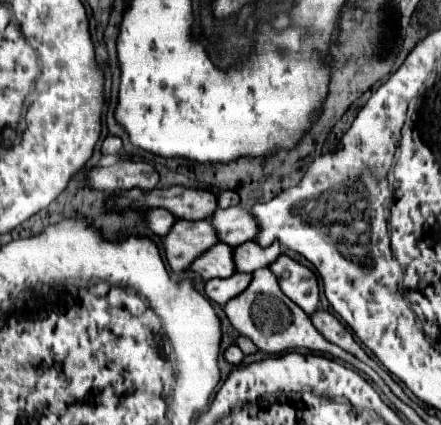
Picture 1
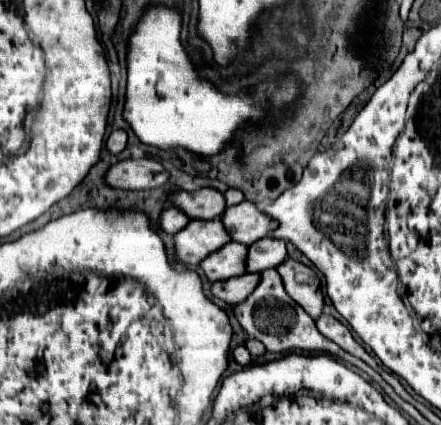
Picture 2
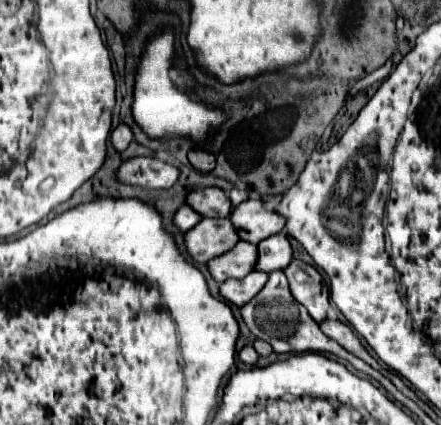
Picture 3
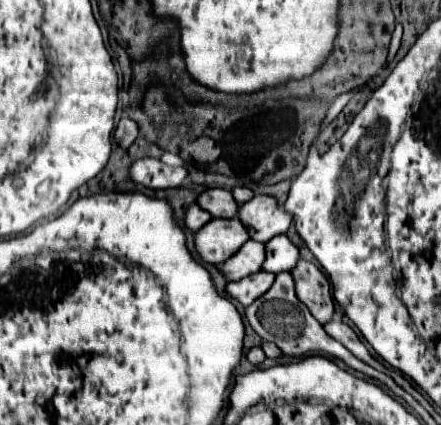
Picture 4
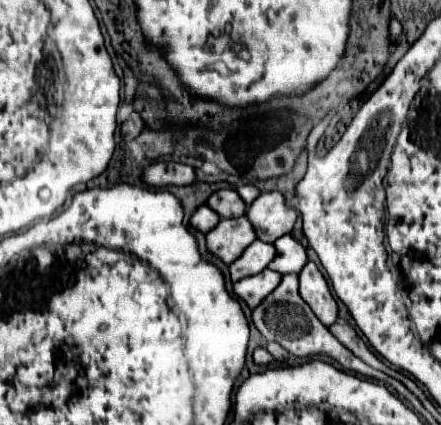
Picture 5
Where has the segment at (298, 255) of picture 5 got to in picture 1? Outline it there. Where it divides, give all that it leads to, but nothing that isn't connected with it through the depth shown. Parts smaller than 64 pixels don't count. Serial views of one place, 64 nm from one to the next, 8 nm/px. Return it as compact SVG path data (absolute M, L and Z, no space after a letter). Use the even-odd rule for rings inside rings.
M248 242L236 248L236 268L238 272L254 272L258 268L266 268L278 260L282 248L278 242L270 246L260 246L258 242Z

